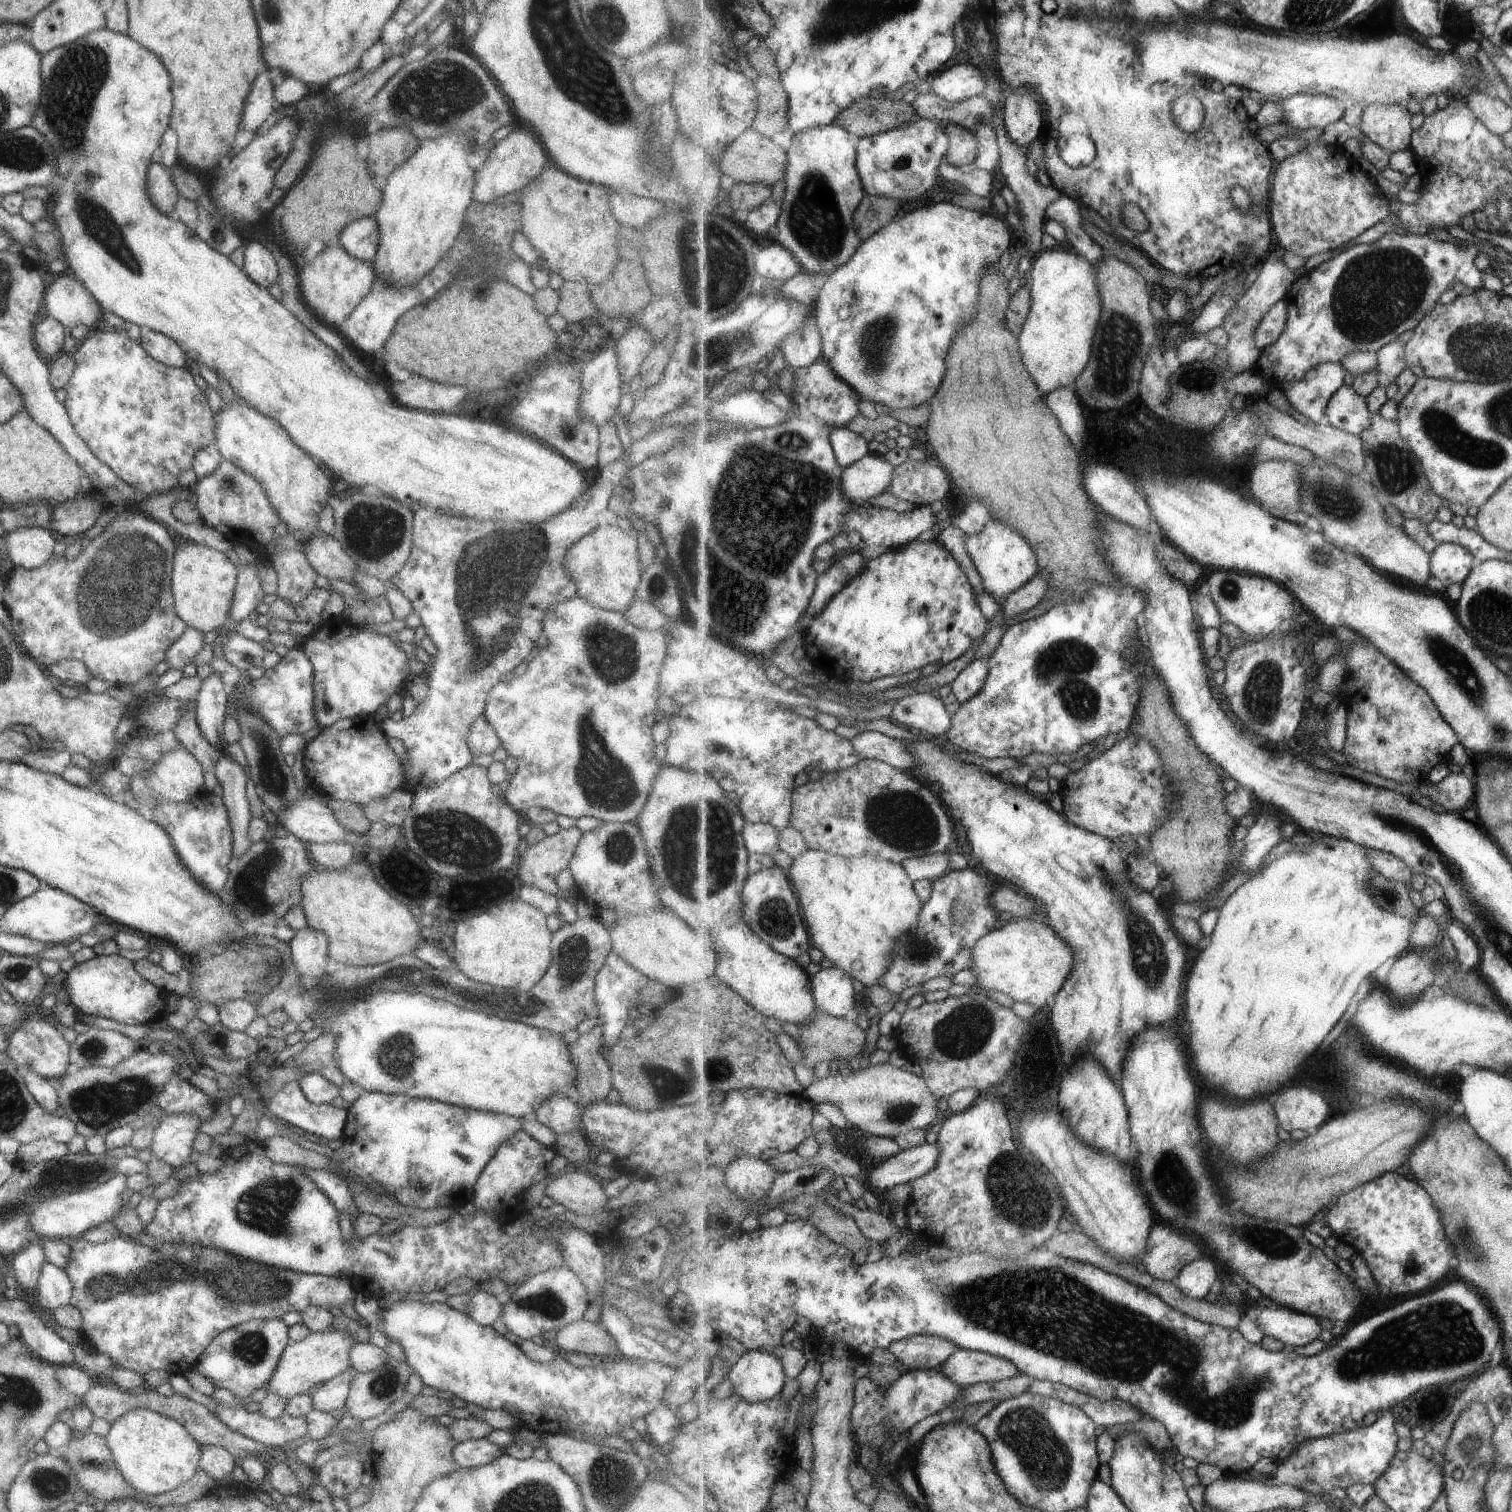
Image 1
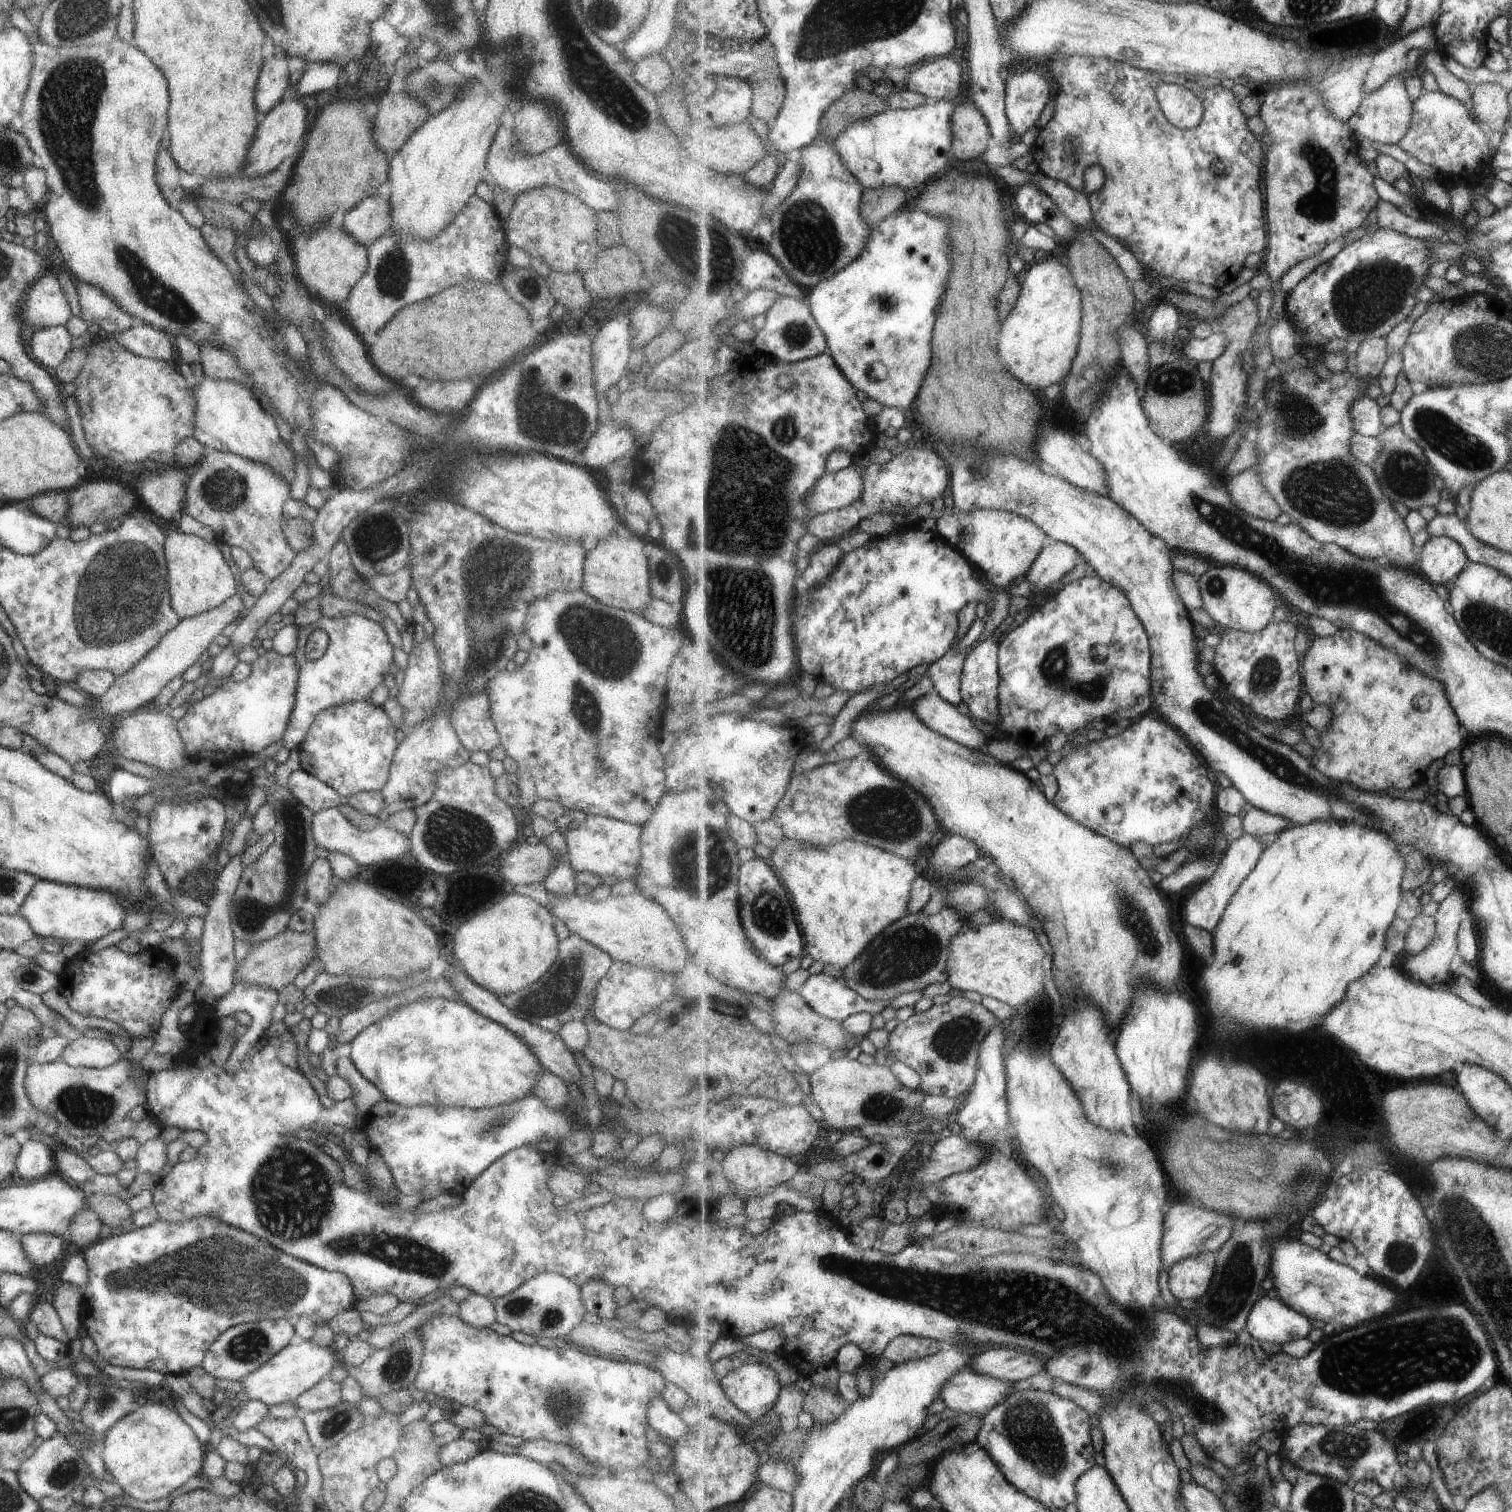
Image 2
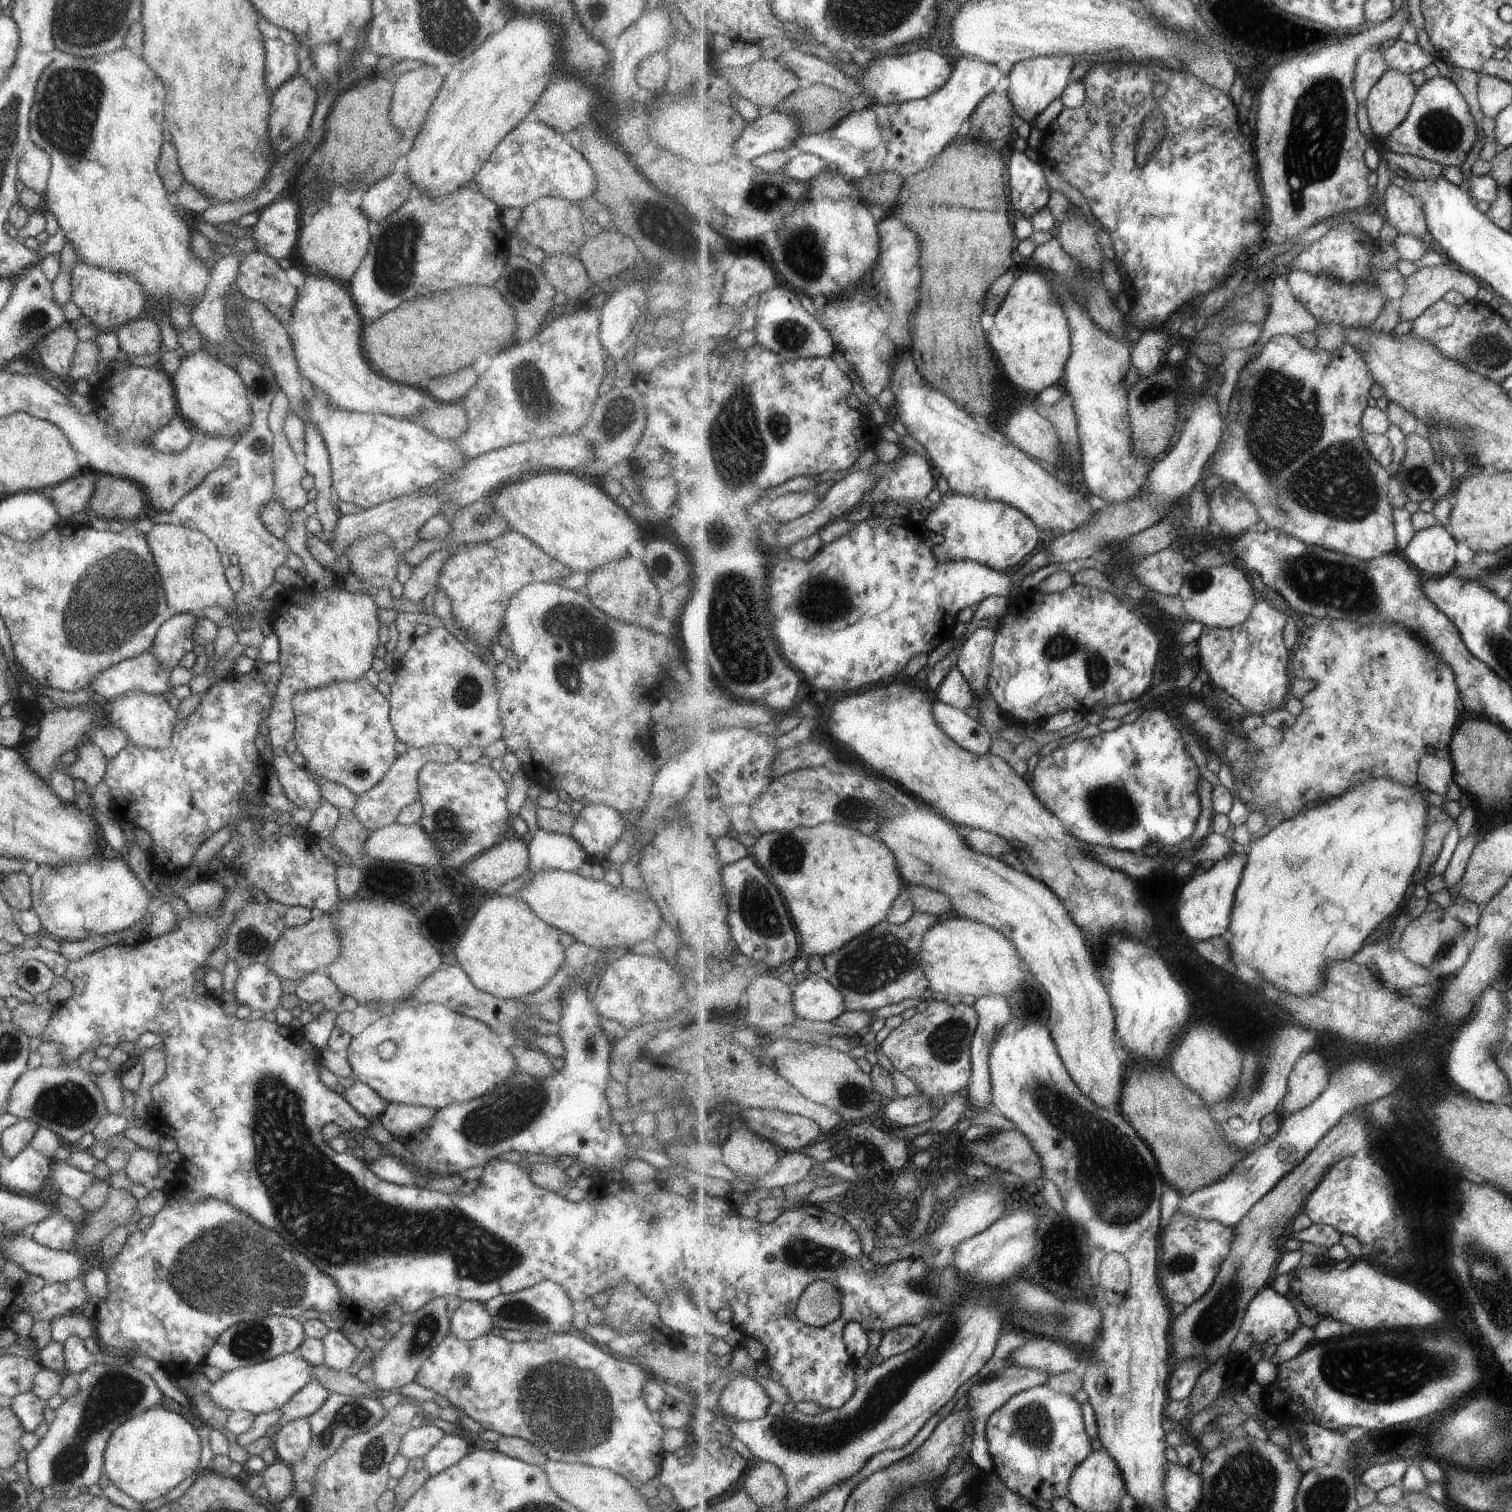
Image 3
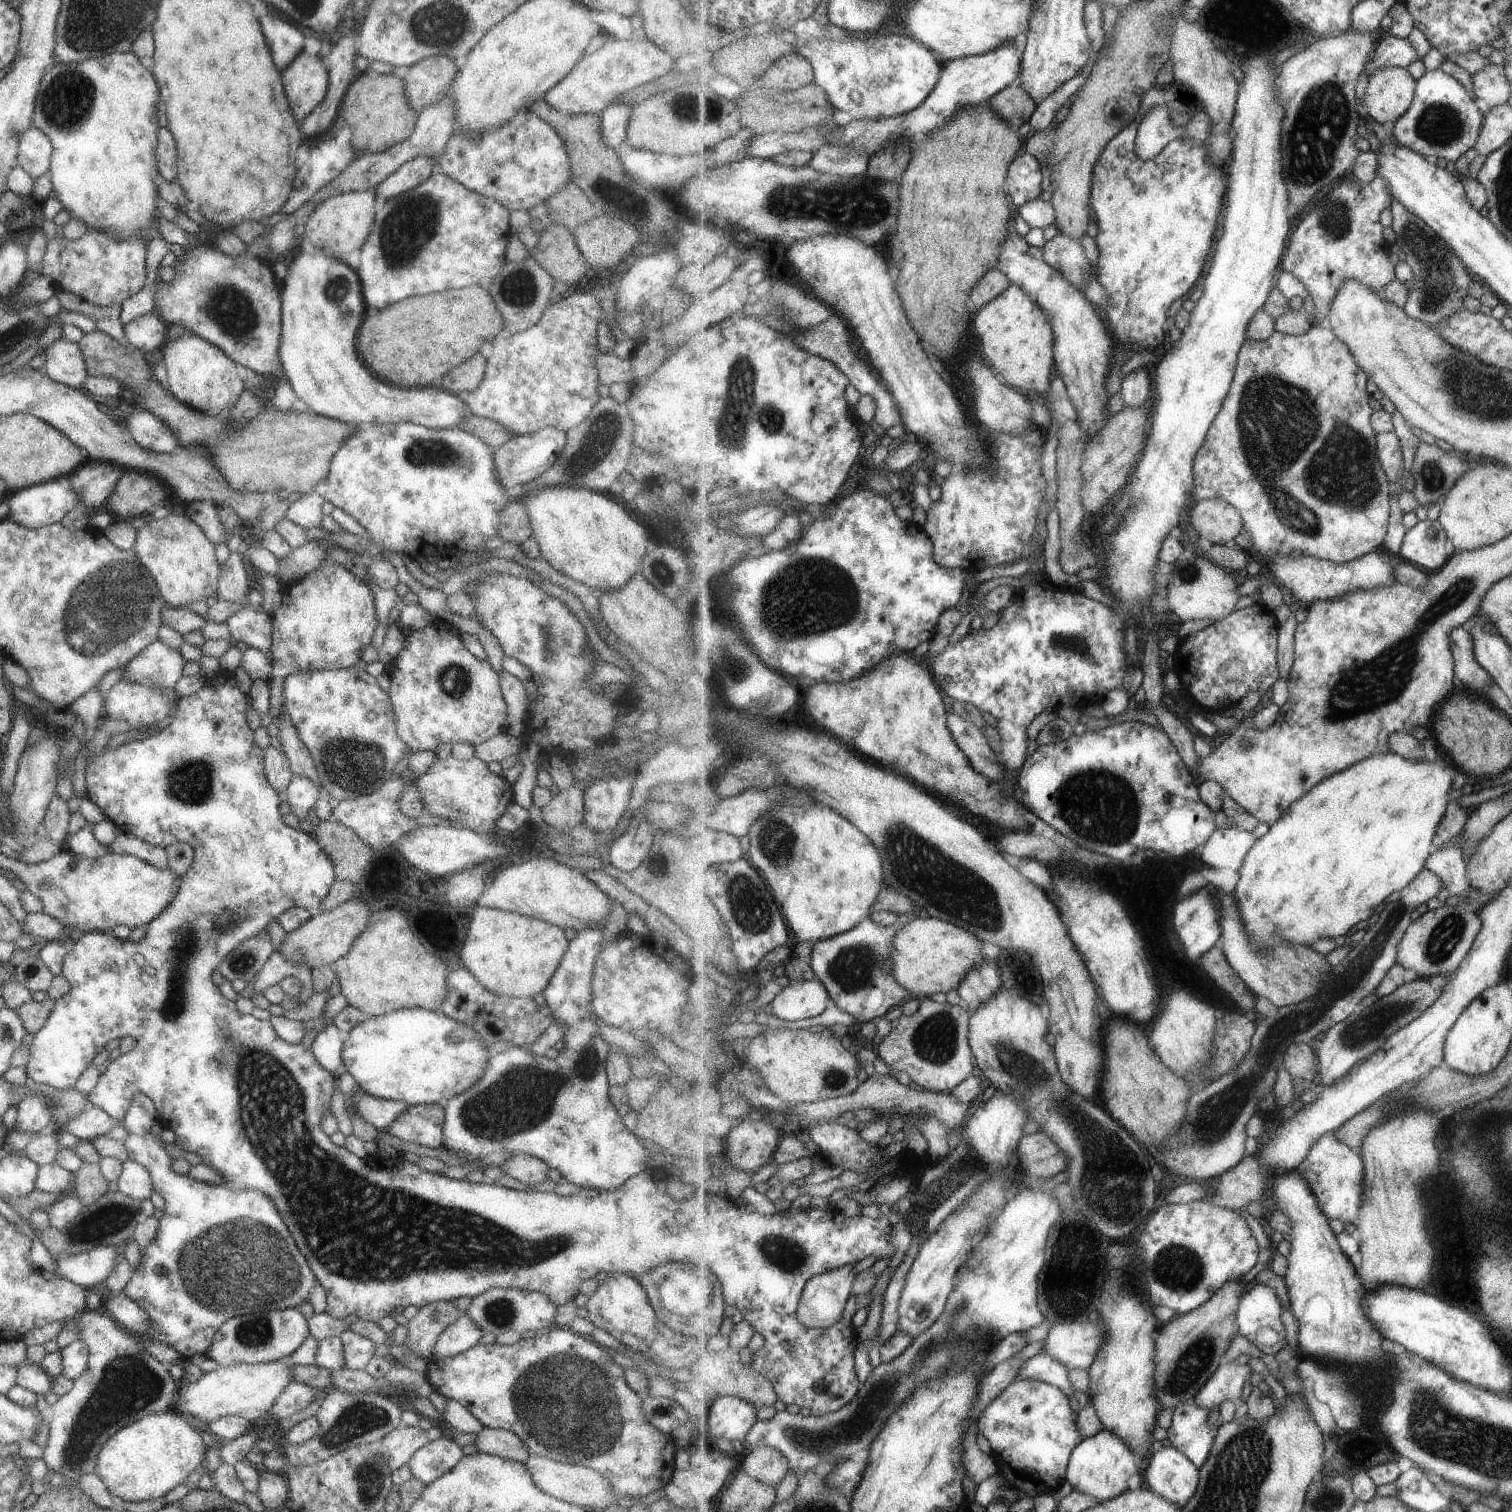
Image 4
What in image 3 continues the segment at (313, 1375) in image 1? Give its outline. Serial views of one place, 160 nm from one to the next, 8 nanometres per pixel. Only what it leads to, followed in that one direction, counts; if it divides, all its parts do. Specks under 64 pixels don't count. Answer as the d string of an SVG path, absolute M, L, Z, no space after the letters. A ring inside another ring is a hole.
M294 1352L281 1353L272 1359L227 1371L205 1391L209 1400L221 1409L247 1411L258 1415L281 1408L300 1388L312 1380L314 1365Z

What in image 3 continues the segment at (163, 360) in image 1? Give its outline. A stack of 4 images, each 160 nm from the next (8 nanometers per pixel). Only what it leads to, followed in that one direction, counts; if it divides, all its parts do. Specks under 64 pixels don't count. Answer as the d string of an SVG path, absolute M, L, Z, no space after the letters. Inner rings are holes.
M139 318L126 322L114 329L118 350L126 355L153 354L162 350L161 332L156 322L147 318Z

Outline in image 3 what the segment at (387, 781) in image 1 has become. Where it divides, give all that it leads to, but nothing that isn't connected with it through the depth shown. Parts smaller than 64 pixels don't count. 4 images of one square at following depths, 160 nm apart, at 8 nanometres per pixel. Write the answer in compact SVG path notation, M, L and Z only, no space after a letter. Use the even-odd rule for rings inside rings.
M365 676L356 681L335 681L326 687L298 691L291 699L294 712L294 731L296 750L303 756L303 770L319 779L327 779L350 790L354 795L364 793L379 782L395 760L393 745L396 742L388 719L388 697L382 696L368 683Z

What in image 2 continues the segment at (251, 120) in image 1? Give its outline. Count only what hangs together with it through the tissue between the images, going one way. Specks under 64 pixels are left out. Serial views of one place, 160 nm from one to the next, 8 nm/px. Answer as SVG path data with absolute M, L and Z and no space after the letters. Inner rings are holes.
M279 51L277 54L274 52L270 58L263 59L253 94L253 104L260 118L280 102L279 96L289 86L287 60L287 56Z

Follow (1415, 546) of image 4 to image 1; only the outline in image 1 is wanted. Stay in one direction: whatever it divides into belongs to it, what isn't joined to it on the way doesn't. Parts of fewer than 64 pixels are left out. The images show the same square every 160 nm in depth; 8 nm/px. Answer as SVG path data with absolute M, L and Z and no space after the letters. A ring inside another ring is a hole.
M1441 543L1431 555L1432 574L1444 588L1451 584L1462 586L1471 571L1481 563L1467 547L1453 543Z

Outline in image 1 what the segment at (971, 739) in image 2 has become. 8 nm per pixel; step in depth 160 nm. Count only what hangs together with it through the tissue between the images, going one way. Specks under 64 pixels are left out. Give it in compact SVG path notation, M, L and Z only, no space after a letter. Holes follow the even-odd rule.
M915 693L899 699L889 715L909 730L934 740L945 737L952 725L952 714L932 693Z

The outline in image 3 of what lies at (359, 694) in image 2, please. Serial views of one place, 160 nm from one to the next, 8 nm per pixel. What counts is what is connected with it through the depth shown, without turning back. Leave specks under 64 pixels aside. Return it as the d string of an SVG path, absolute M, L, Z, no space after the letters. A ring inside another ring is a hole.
M340 581L318 593L287 585L275 599L269 615L272 632L277 635L280 677L270 711L264 720L269 733L267 746L271 750L272 772L278 778L288 802L299 808L314 811L323 802L316 782L309 780L304 770L294 765L283 746L292 738L294 712L291 699L298 691L326 687L335 681L356 681L371 668L373 652L378 644L380 624L375 615L372 596L347 592Z

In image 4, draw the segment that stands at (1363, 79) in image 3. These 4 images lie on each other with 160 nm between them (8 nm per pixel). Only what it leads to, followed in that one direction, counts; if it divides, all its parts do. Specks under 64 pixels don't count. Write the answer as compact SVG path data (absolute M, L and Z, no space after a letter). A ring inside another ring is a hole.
M1385 36L1366 66L1367 79L1369 80L1369 77L1372 77L1378 70L1391 67L1407 68L1418 59L1421 60L1418 50L1408 38Z

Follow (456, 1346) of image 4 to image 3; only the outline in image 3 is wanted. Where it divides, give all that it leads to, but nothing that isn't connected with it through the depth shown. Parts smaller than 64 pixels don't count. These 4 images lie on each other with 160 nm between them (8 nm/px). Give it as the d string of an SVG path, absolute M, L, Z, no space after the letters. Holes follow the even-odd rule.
M461 1301L448 1323L448 1332L464 1341L487 1334L493 1327L488 1310L477 1301Z

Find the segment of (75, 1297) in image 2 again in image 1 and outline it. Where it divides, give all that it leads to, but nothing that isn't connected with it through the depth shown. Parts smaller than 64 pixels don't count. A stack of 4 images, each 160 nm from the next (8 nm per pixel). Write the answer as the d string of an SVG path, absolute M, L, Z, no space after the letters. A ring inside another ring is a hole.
M44 1262L32 1294L35 1304L47 1311L53 1311L68 1304L71 1293L71 1283L65 1271L54 1264Z

